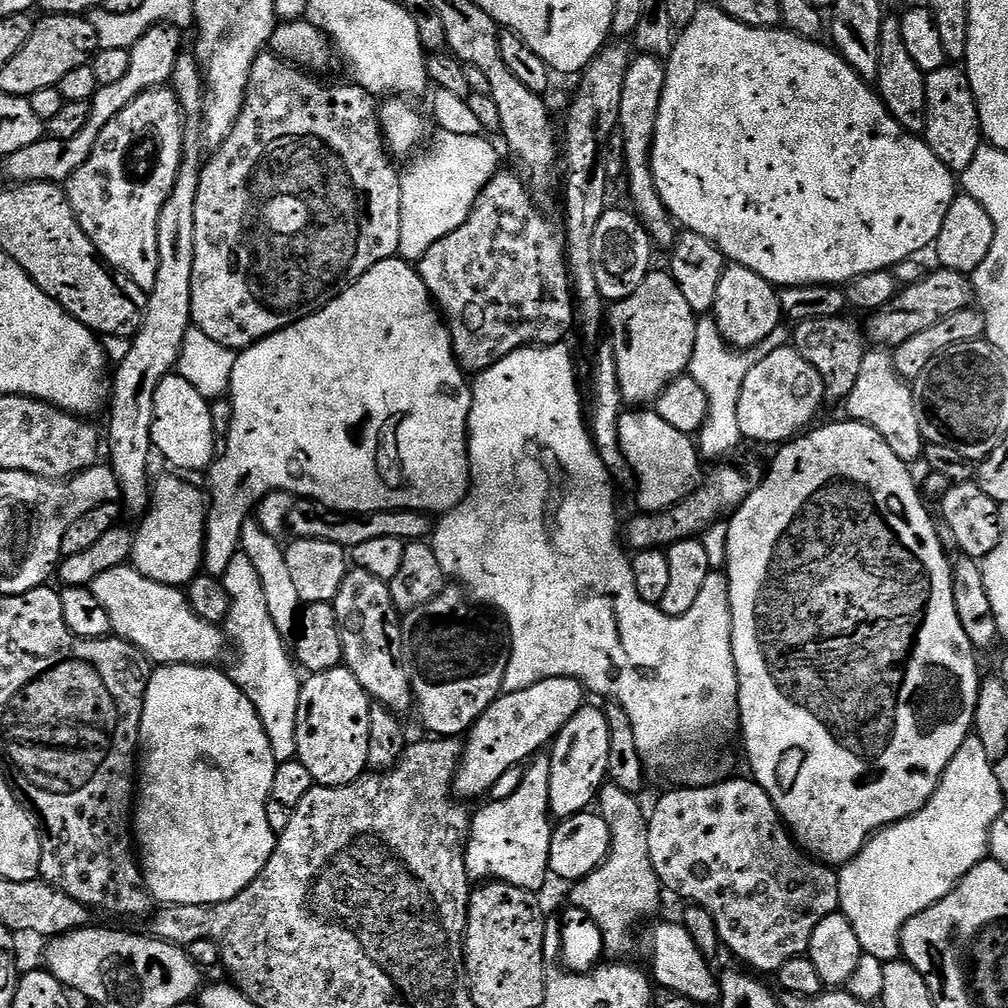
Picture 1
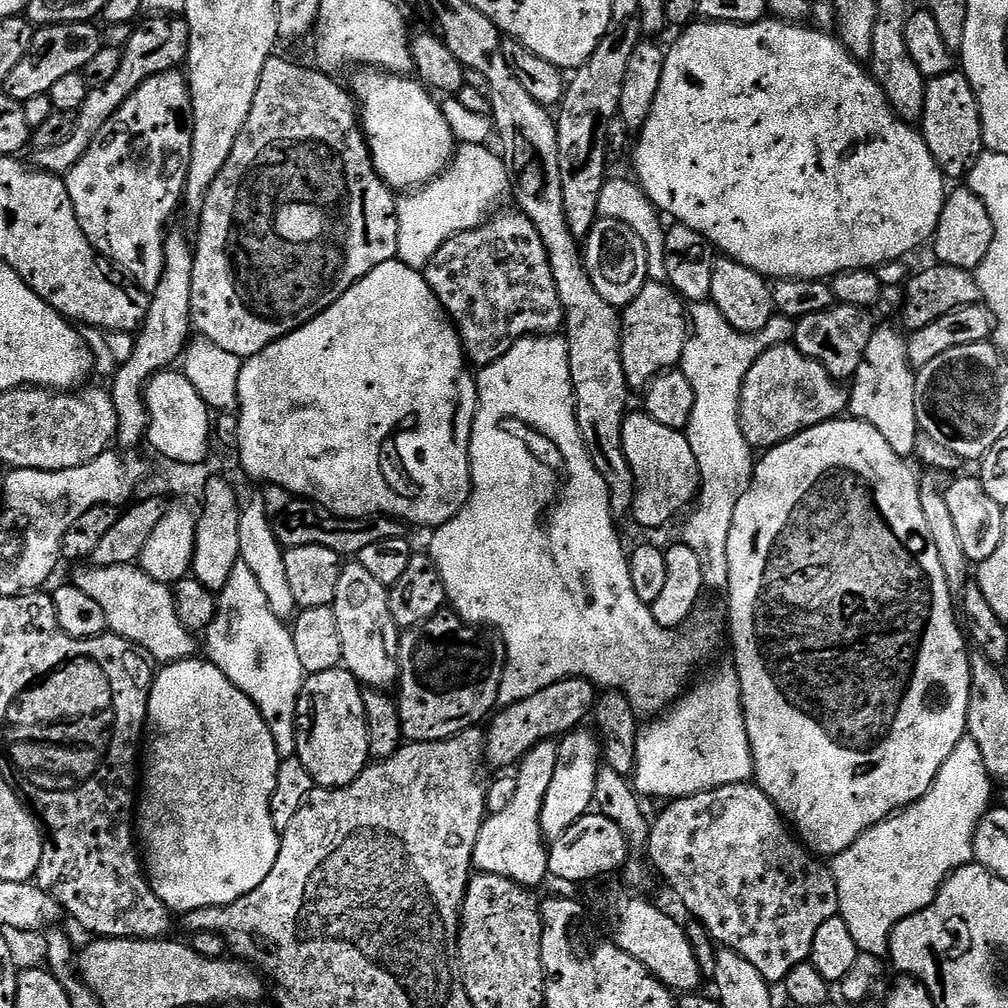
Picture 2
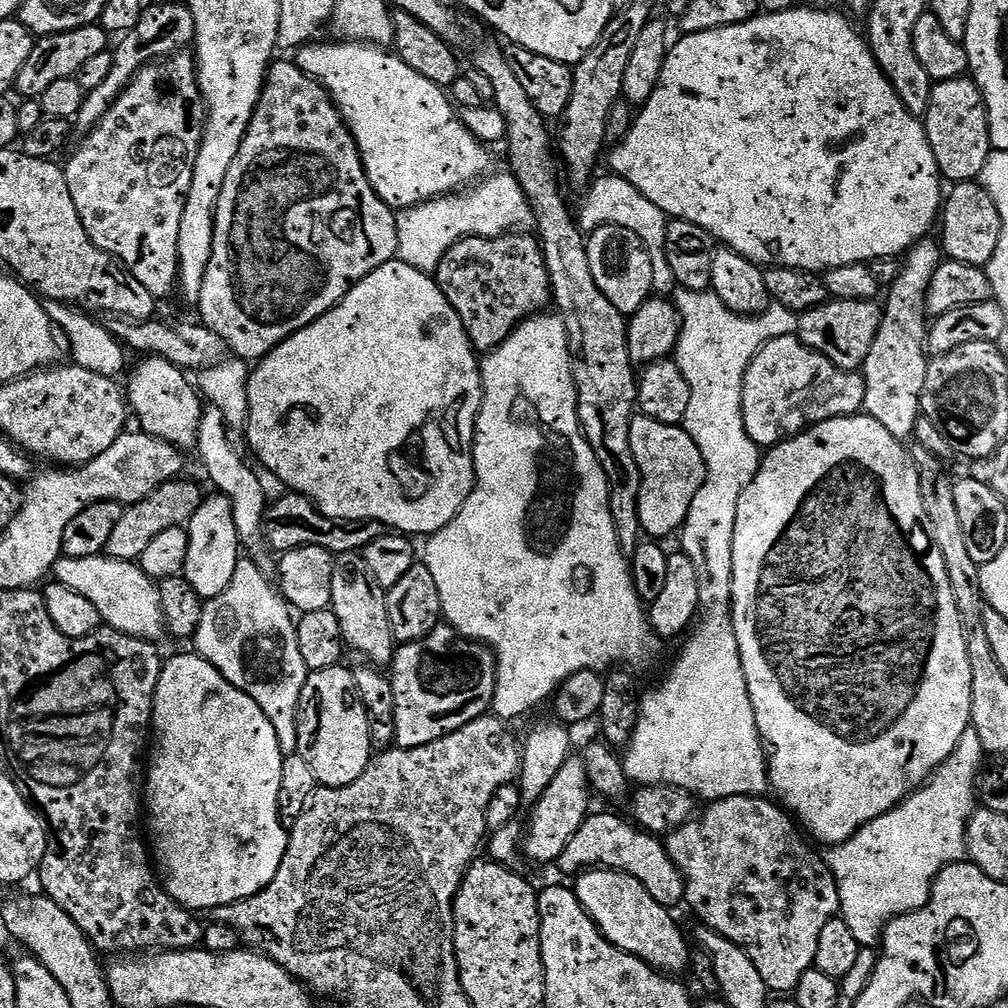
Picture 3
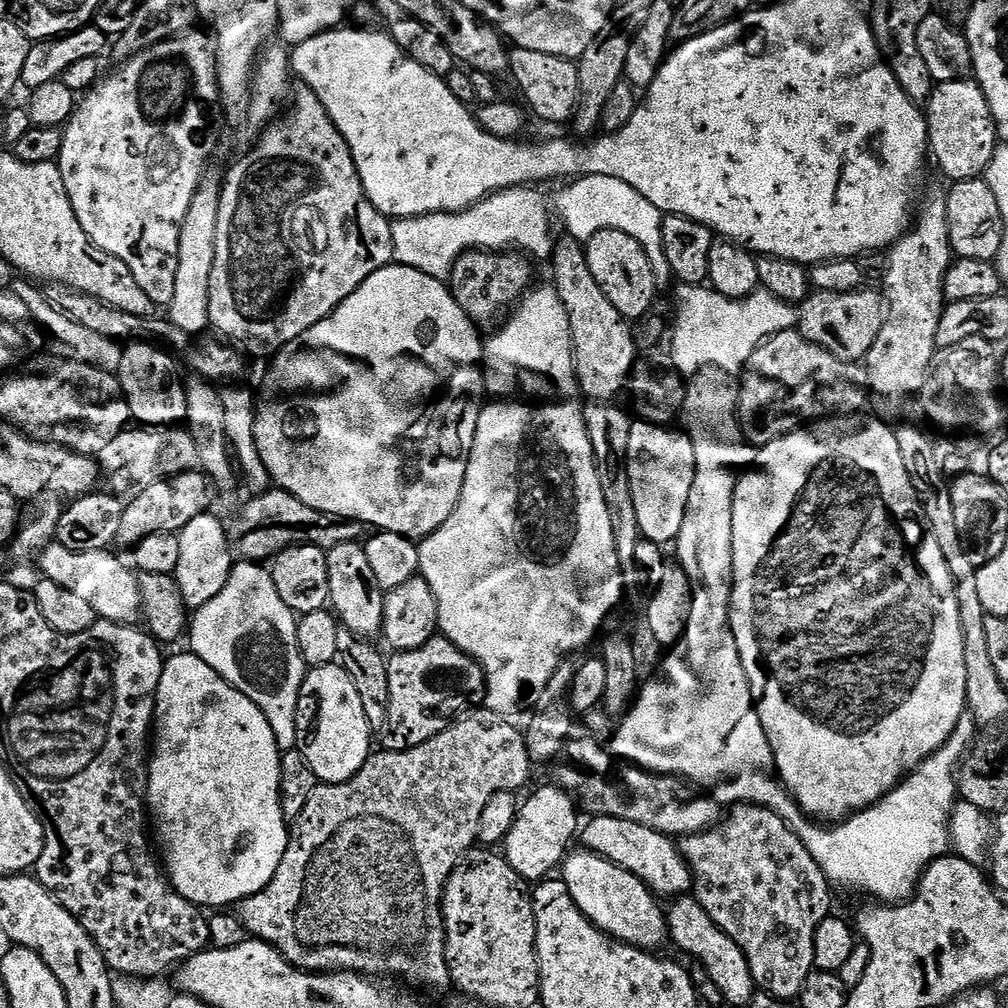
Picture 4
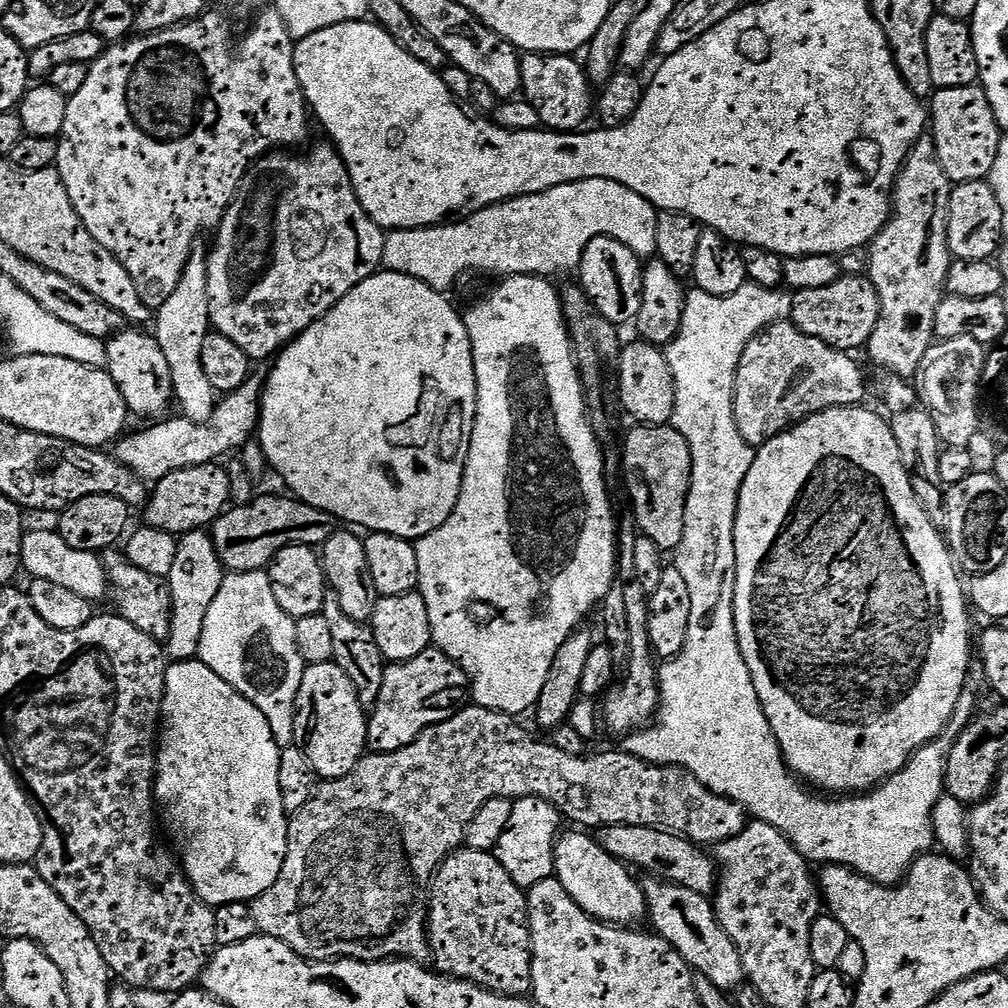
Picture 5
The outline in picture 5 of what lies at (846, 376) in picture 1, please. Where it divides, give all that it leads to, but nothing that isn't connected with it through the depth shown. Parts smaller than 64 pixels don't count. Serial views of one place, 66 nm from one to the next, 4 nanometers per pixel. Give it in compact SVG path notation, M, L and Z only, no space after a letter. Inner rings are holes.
M841 275L838 282L830 282L830 286L821 286L818 290L802 290L792 296L791 323L798 330L810 334L814 338L822 338L830 346L834 346L839 352L855 353L855 348L863 349L868 339L874 334L874 330L880 321L880 295L878 290L868 279L867 275L850 276Z

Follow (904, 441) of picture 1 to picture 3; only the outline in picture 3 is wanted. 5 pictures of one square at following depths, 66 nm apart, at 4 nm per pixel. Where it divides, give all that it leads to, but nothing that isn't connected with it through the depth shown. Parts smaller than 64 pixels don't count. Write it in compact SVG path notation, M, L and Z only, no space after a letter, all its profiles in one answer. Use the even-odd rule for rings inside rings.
M925 238L908 249L899 265L896 280L886 288L878 334L874 338L874 346L870 346L870 354L866 354L864 359L862 375L866 396L863 411L872 416L874 422L882 422L882 426L886 426L886 430L890 430L890 434L901 442L913 435L915 422L922 414L920 395L922 386L926 386L929 361L926 355L924 294L928 291L934 270L941 262L941 245L937 241L935 244L932 238Z

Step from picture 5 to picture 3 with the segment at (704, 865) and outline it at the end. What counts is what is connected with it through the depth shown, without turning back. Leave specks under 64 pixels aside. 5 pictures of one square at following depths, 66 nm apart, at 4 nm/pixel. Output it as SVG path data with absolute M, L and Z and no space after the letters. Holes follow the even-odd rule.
M593 811L584 819L570 842L566 842L558 867L571 874L598 867L611 868L614 872L628 872L638 878L646 890L650 890L650 898L654 898L654 902L669 910L675 909L675 904L684 900L684 879L668 854L665 841L653 833L645 832L631 819L623 820L612 812Z

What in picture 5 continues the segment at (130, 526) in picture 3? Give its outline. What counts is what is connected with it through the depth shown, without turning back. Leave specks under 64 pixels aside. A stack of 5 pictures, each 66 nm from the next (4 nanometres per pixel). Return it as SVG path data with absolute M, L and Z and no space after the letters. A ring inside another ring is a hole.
M216 462L194 466L186 470L178 470L174 474L166 474L166 478L155 481L146 505L146 513L148 512L147 527L157 528L160 532L183 534L185 532L198 532L211 526L229 507L230 501L228 499L232 496L232 480L228 477L227 470L219 468L220 466Z

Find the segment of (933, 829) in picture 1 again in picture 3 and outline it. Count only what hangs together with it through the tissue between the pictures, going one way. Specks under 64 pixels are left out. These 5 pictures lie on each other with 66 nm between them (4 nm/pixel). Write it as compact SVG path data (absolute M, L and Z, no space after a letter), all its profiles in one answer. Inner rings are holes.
M969 726L954 751L916 791L886 814L862 826L849 840L827 849L828 868L834 874L840 895L839 915L850 926L850 934L864 946L854 966L839 981L845 1001L858 999L876 969L878 952L875 947L868 948L868 944L879 945L884 926L895 916L905 916L928 901L932 883L946 865L965 859L968 817L978 804L976 781L984 759L982 742Z

